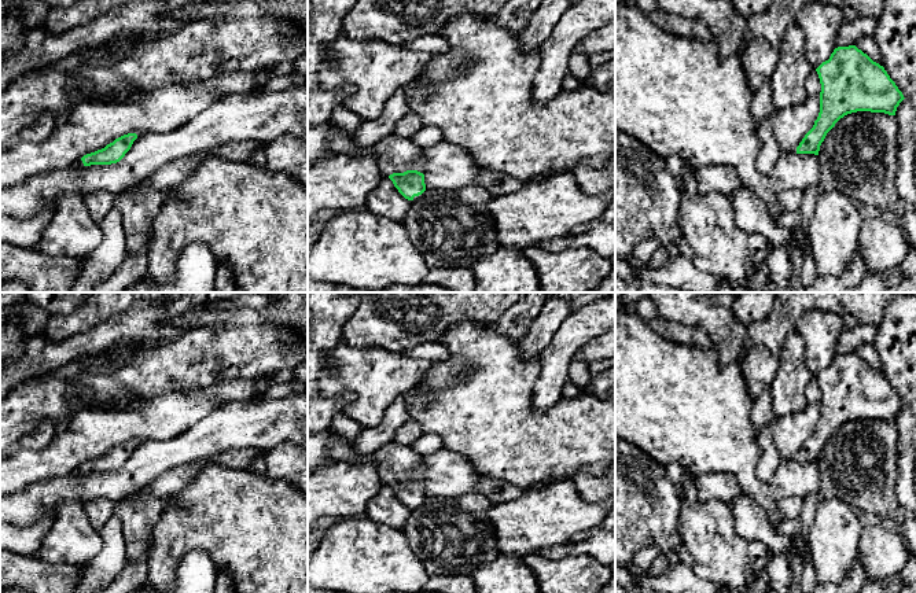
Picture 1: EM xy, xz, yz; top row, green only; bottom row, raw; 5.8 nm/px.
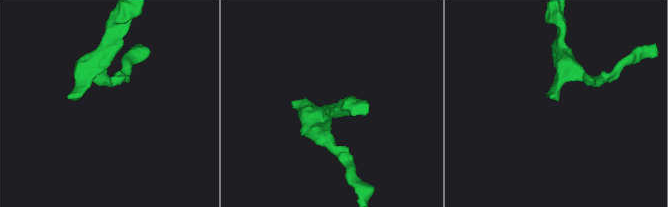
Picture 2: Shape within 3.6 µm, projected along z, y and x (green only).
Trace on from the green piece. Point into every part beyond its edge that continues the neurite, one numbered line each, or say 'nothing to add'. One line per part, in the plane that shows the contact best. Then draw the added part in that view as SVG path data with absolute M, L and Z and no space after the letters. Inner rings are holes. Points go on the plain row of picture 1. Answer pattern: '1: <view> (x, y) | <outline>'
1: xz (394, 461) | M328 428L330 458L347 464L375 464L385 485L407 478L420 478L424 474L423 456L411 446L389 442L371 454L358 456L353 447L353 439L343 438Z

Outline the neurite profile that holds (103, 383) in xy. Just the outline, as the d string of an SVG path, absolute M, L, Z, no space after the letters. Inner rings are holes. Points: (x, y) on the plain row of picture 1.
M80 373L74 379L74 386L78 390L91 388L99 394L108 397L117 394L126 394L126 390L119 383L117 383L108 373Z

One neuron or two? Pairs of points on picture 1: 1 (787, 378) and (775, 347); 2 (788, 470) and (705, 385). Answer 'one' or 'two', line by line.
1: two
2: two

